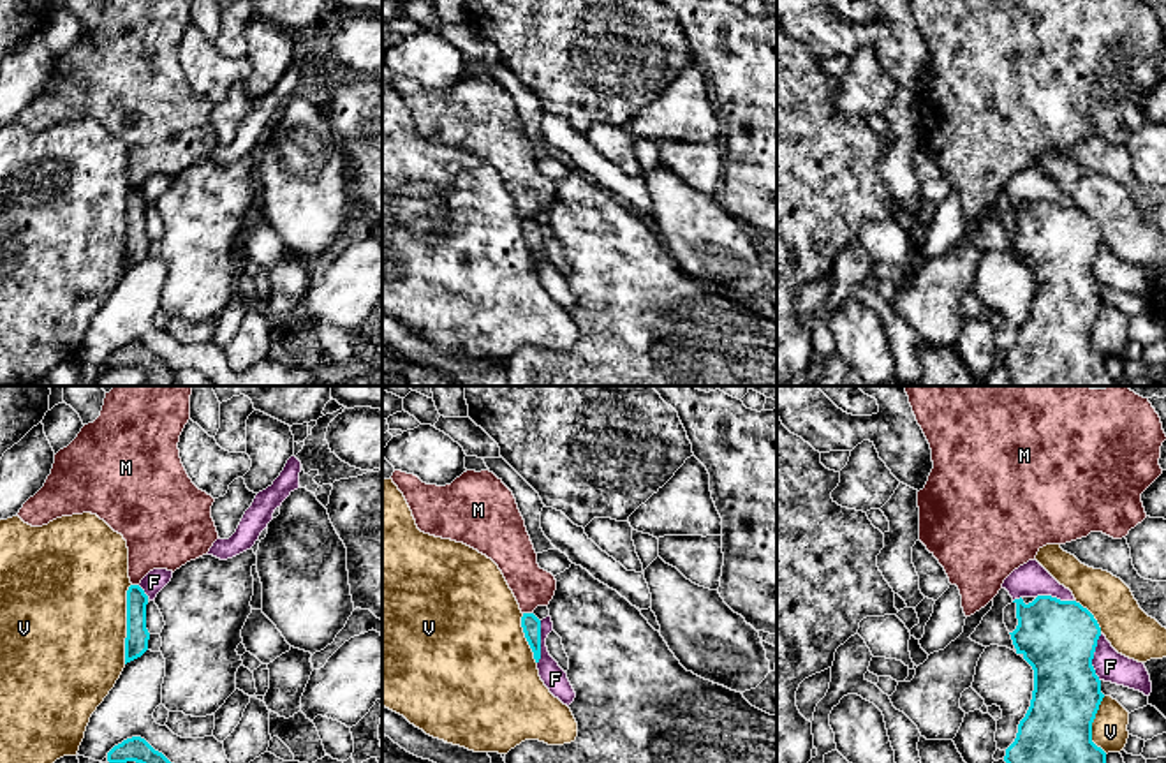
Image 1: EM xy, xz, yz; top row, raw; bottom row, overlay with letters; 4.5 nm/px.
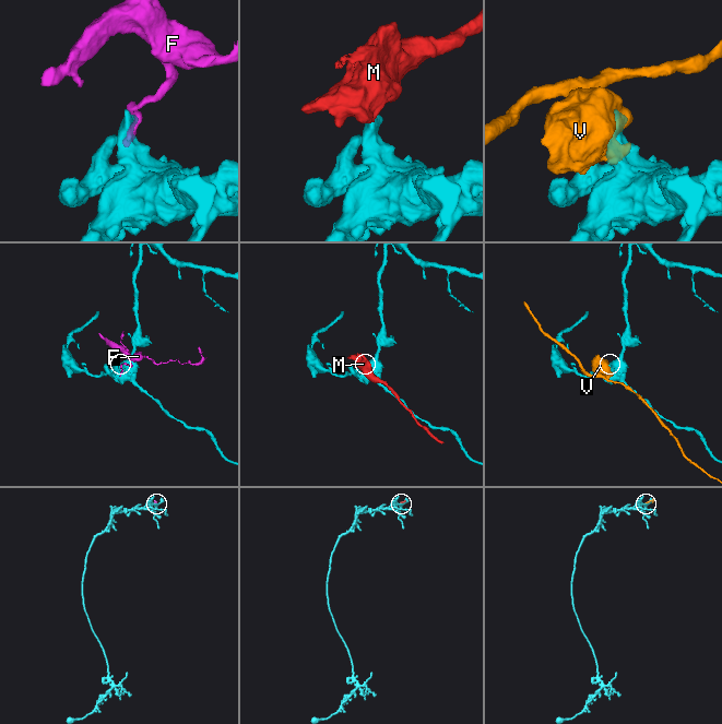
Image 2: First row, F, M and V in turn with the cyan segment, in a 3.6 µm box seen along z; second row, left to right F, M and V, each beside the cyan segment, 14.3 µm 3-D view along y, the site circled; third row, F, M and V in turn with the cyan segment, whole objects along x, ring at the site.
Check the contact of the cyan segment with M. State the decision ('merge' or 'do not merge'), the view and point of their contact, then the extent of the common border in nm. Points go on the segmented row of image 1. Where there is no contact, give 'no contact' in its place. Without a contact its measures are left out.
do not merge; meets cyan in xz at (527, 614); contact 40 nm long

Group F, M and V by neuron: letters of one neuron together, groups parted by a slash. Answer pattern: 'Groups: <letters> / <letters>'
Groups: F / M / V

